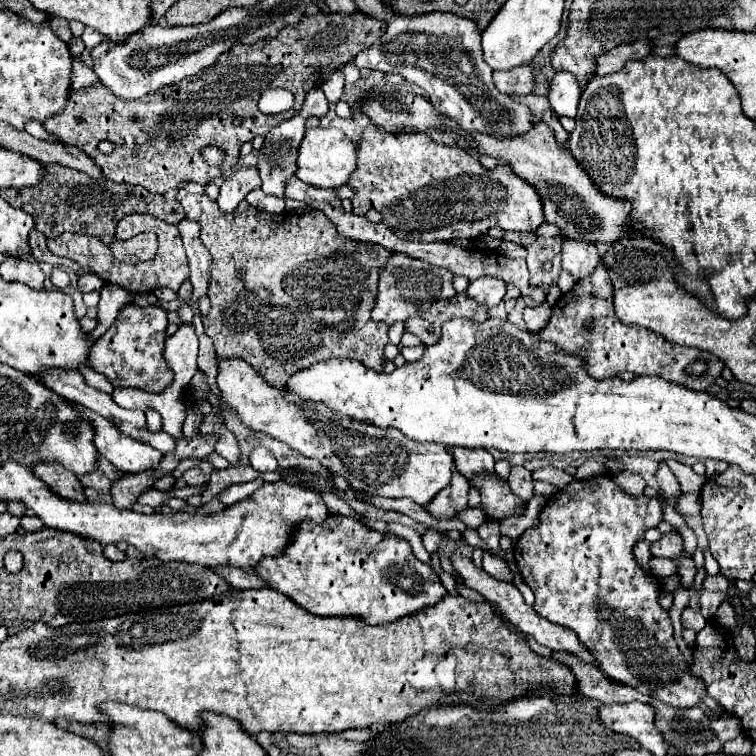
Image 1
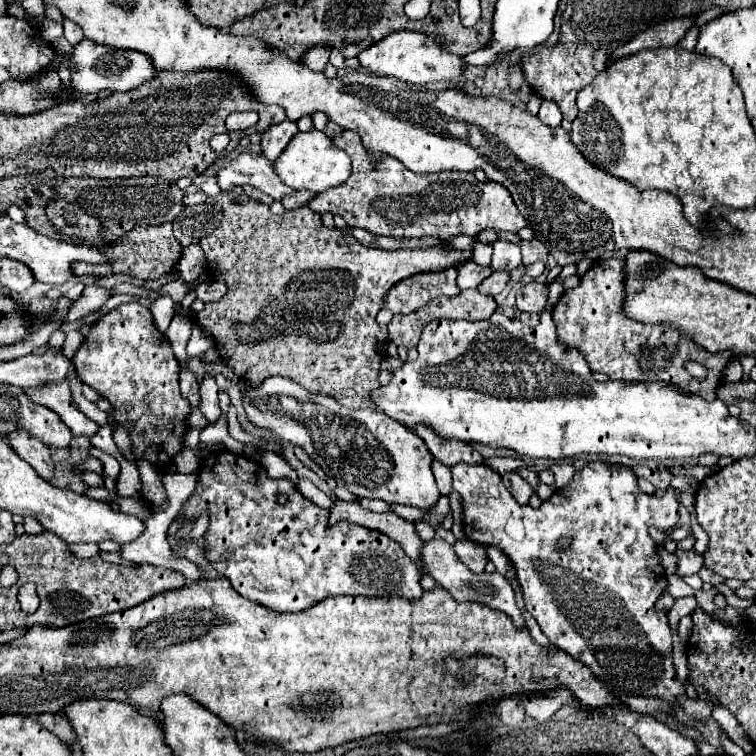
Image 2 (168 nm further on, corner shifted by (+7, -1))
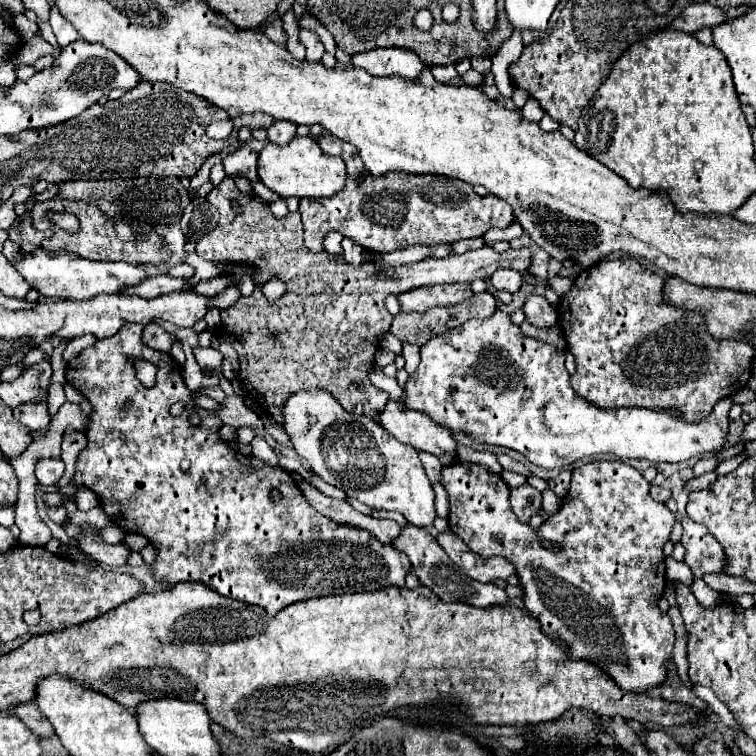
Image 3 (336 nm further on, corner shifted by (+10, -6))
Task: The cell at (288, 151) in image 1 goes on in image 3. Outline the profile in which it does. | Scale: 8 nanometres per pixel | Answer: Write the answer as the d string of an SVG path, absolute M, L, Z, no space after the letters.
M276 120L268 128L268 142L276 146L286 146L296 136L296 126L288 120Z

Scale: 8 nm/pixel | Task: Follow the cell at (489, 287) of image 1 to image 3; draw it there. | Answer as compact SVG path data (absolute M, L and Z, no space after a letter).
M500 268L492 274L492 286L496 290L506 290L514 294L520 290L520 284L522 284L522 276L512 268Z

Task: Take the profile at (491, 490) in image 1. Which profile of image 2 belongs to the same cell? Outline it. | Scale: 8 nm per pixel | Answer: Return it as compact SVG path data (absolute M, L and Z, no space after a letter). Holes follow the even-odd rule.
M589 461L575 477L555 491L539 509L519 505L501 481L501 475L487 465L457 463L451 467L453 489L463 499L463 531L469 541L495 545L517 567L517 579L523 589L525 607L541 625L541 631L559 649L585 663L603 683L619 695L659 697L675 701L685 695L683 683L677 679L671 657L671 629L667 611L657 611L655 603L667 589L667 577L657 555L657 543L649 535L649 527L667 531L679 521L679 501L669 489L665 497L647 495L639 489L631 467L615 467L607 461ZM561 535L573 537L569 549L557 551Z

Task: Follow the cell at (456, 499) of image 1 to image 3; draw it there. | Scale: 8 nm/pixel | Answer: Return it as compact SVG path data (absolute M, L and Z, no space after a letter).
M420 452L420 462L422 462L422 466L424 466L424 470L426 470L428 478L430 478L430 482L432 484L440 482L440 476L442 476L442 464L440 464L440 460L434 458L434 456L430 456L430 454L426 454L426 452Z

